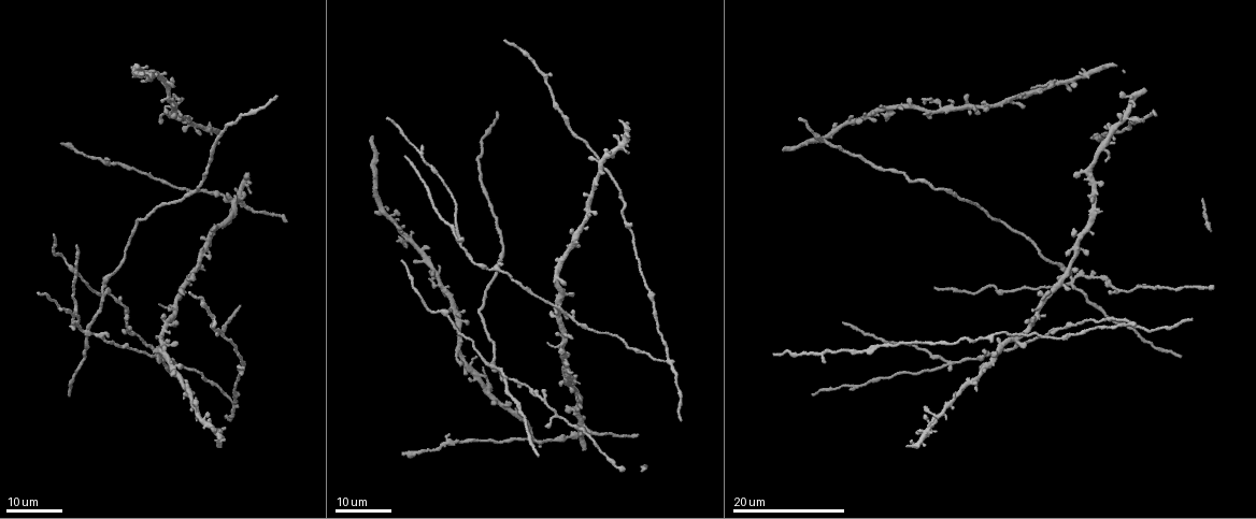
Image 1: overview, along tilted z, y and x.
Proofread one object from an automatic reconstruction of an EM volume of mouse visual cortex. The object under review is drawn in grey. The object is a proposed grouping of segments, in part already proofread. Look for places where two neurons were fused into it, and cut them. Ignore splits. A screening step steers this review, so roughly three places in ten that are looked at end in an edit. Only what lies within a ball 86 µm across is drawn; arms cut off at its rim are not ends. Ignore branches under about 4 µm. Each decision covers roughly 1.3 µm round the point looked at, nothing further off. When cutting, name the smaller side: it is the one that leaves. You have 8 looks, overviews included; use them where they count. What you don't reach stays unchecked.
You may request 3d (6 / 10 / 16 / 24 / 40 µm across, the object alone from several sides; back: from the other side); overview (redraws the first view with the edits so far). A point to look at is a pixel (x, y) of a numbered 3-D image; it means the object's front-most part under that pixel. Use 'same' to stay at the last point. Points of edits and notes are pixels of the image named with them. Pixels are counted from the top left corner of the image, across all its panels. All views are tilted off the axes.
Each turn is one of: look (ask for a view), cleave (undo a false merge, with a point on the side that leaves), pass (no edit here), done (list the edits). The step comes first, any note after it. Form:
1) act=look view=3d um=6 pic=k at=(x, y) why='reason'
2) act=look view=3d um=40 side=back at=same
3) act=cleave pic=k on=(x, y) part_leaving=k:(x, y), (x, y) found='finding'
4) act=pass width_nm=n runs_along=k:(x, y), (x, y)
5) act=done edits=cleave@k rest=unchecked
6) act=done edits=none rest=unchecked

act=look view=3d um=16 pic=1 at=(1070, 282) why='four arms meet'

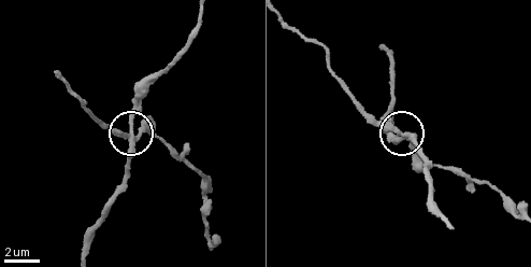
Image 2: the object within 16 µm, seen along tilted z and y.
act=look view=3d um=10 pic=2 at=(129, 129)

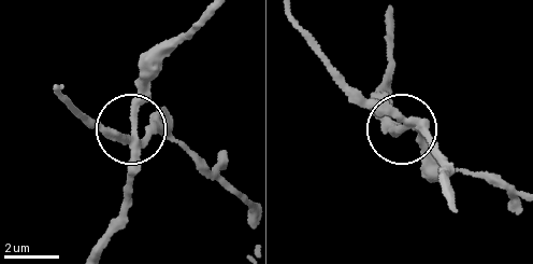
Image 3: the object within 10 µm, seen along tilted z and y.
act=cleave pic=3 on=(132, 183) side_arm_um=30 arms=4 found='two neurons meet here'

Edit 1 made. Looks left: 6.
act=look view=3d um=16 pic=1 at=(542, 399) why='side arm on a straight run'

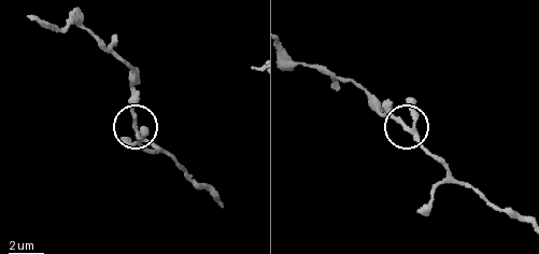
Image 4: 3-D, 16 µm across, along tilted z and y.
act=look view=3d um=6 pic=4 at=(412, 133)

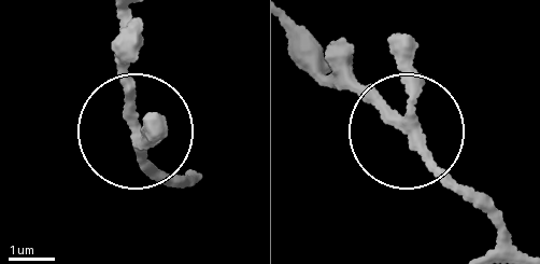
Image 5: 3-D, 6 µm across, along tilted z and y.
act=look view=3d um=6 side=back pic=5 at=(137, 132) why='other side'

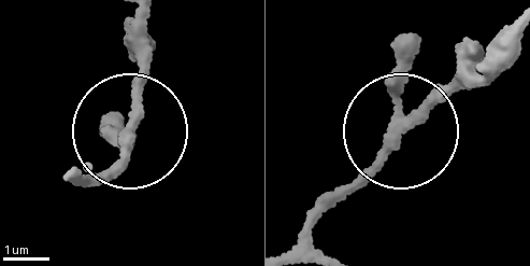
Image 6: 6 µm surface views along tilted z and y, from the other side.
act=pass arms=3 found='one neuron here'

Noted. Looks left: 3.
act=look view=3d um=16 pic=1 at=(173, 305)

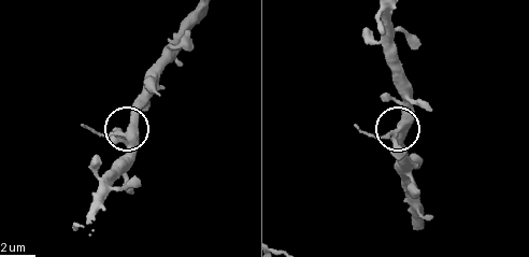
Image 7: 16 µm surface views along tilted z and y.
act=look view=3d um=10 pic=7 at=(395, 133)

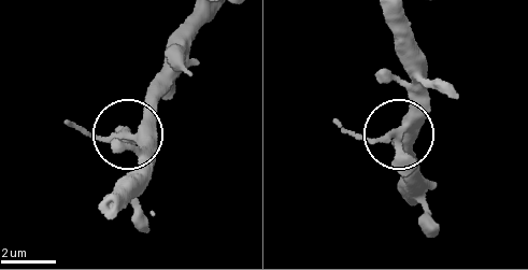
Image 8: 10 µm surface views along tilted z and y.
act=pass found='all the same neuron'

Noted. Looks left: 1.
act=done edits=cleave@3 rest=unchecked

